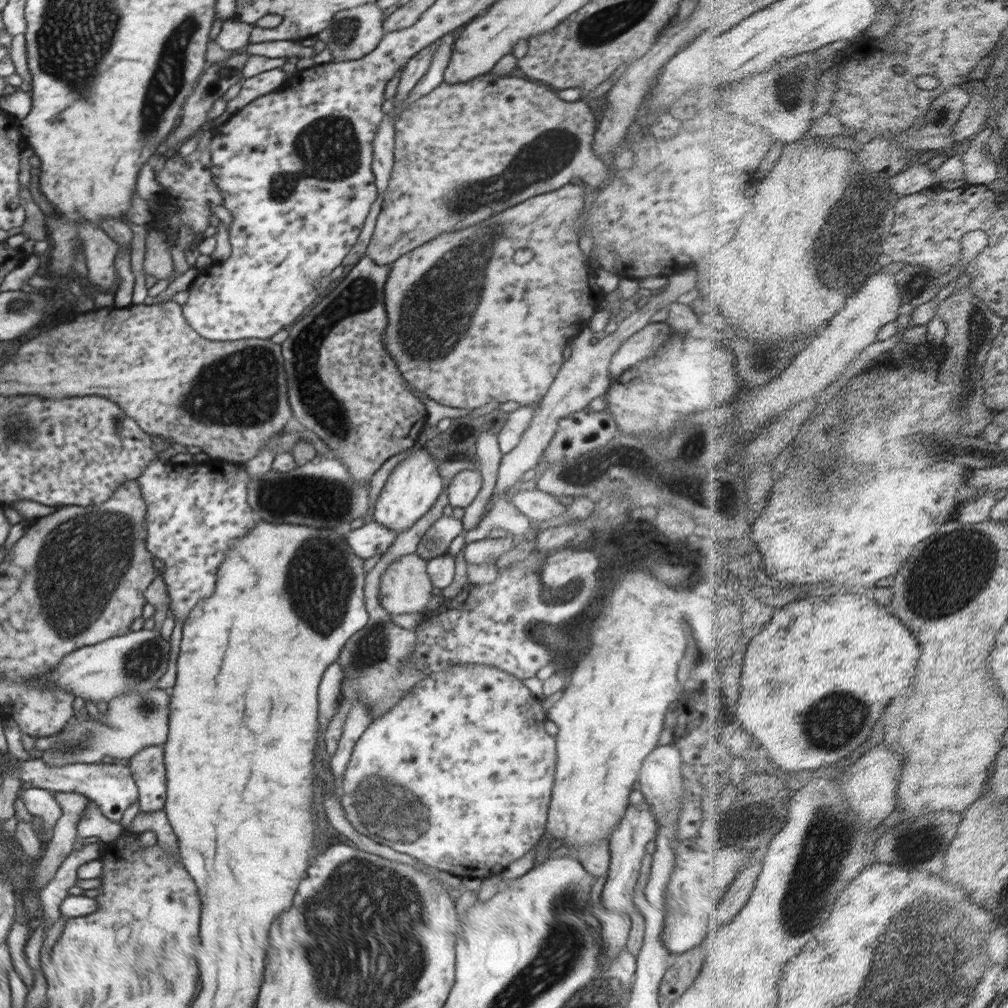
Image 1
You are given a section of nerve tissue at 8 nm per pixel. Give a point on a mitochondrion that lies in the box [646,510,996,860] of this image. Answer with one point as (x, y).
(954, 577)

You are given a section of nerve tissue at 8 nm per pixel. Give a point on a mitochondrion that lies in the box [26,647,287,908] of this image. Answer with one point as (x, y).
(64, 750)

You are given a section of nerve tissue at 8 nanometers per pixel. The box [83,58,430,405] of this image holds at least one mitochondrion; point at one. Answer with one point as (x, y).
(328, 148)

